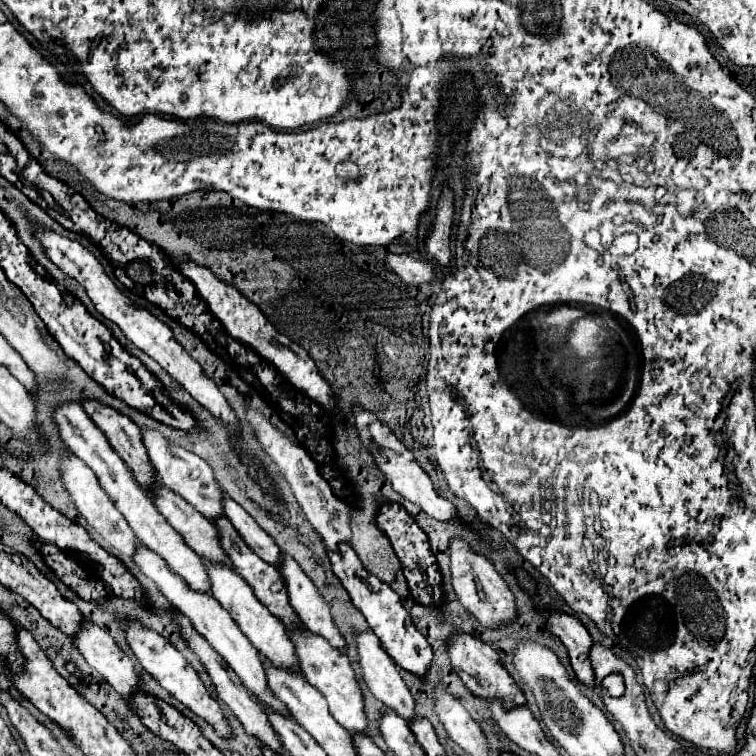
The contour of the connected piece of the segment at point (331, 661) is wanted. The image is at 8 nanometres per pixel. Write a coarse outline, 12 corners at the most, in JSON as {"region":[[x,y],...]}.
{"region":[[305,625],[287,629],[307,681],[351,733],[367,729],[349,659]]}

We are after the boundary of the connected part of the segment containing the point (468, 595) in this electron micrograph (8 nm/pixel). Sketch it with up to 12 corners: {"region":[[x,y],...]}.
{"region":[[449,539],[451,583],[483,627],[517,617],[513,593],[487,557]]}

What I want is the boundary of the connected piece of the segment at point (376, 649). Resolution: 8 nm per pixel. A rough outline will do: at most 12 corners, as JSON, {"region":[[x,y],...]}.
{"region":[[353,631],[363,679],[381,703],[415,717],[399,667],[375,633]]}

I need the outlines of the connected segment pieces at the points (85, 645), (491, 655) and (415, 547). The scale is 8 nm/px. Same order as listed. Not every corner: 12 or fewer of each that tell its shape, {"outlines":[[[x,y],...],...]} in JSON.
{"outlines":[[[85,621],[71,639],[121,697],[139,673],[113,637]],[[455,631],[447,653],[477,697],[525,705],[499,655],[477,635]],[[379,503],[377,525],[389,537],[423,605],[443,599],[427,535],[395,503]]]}

